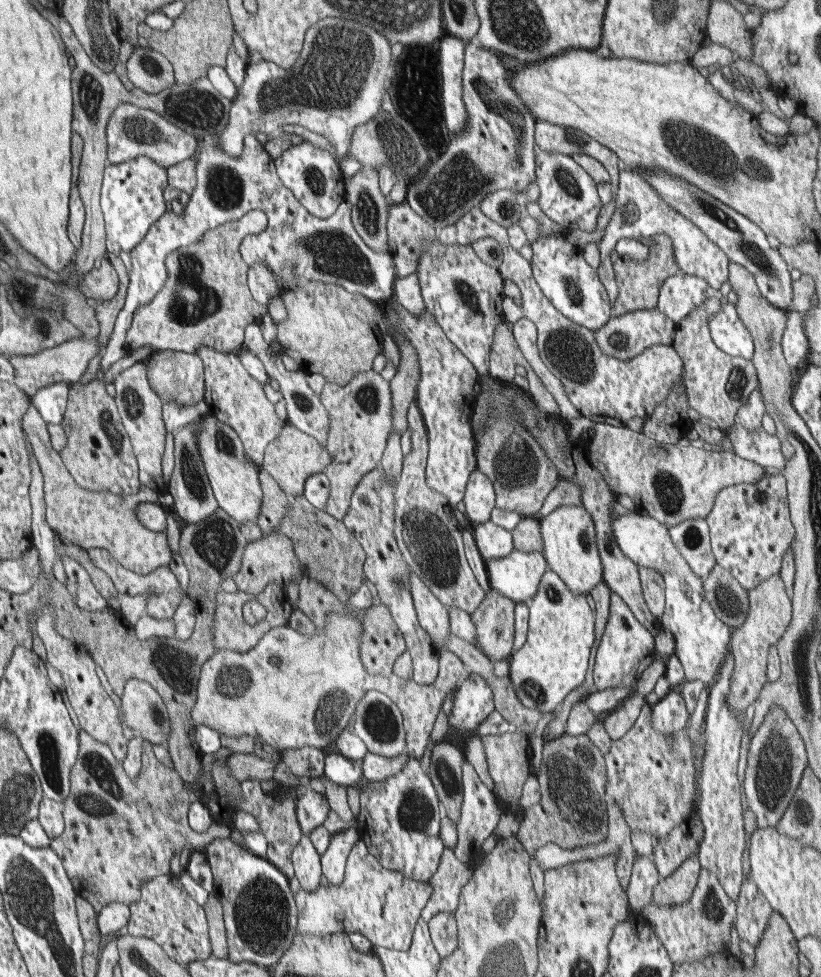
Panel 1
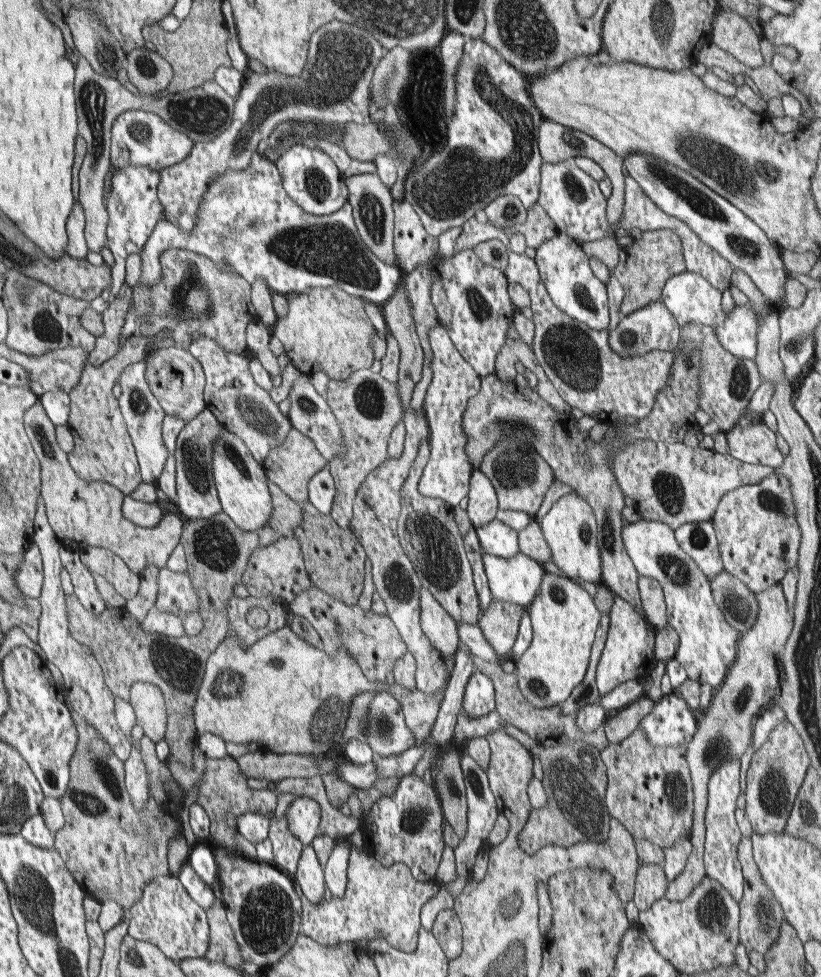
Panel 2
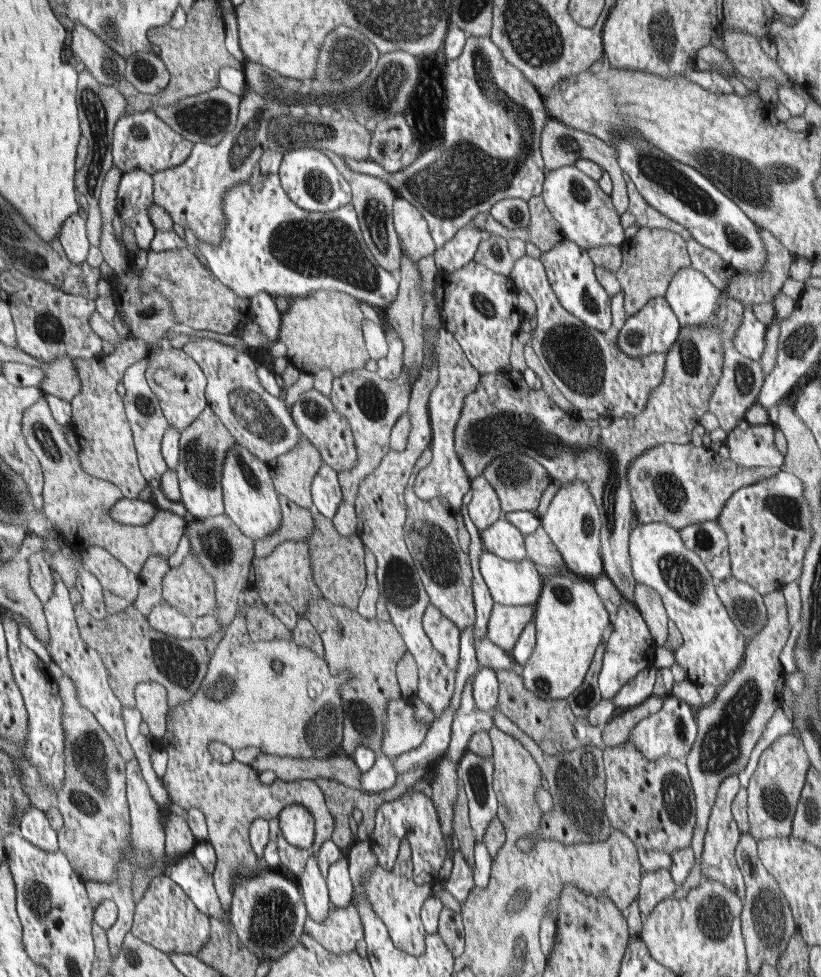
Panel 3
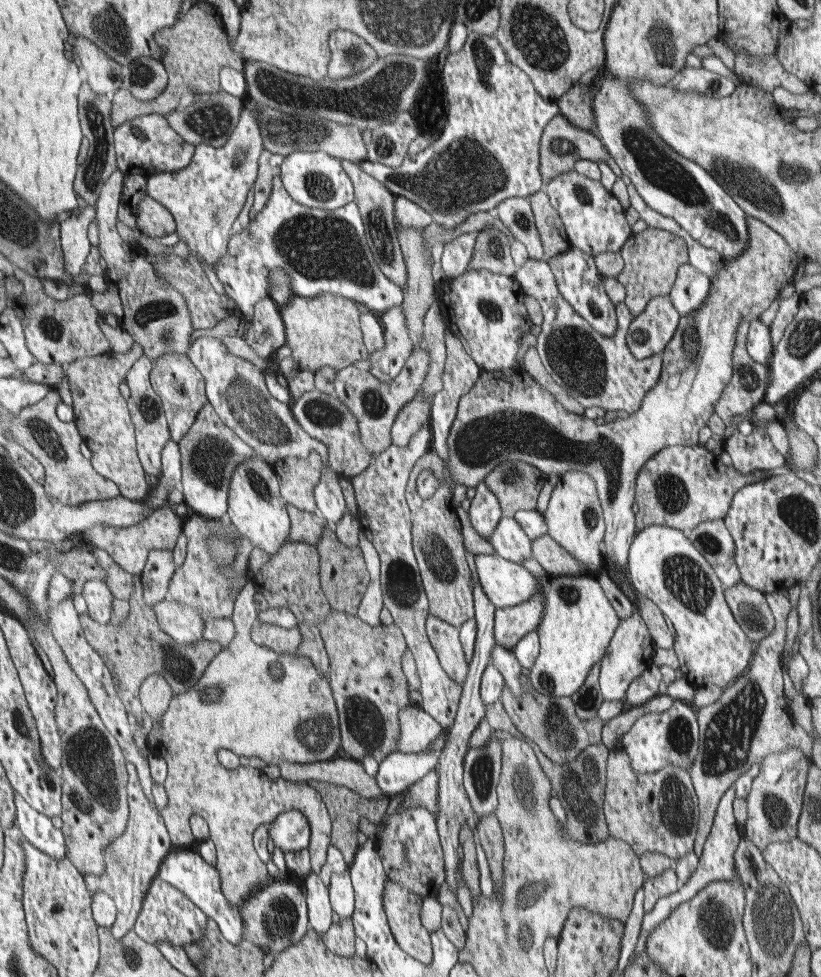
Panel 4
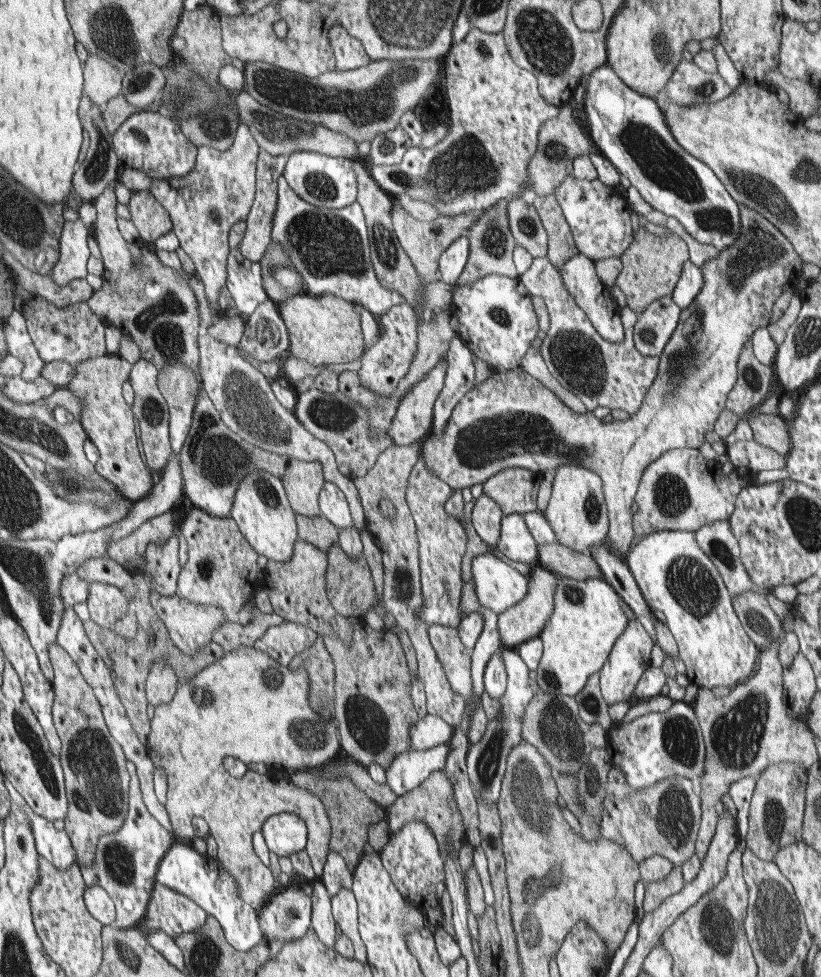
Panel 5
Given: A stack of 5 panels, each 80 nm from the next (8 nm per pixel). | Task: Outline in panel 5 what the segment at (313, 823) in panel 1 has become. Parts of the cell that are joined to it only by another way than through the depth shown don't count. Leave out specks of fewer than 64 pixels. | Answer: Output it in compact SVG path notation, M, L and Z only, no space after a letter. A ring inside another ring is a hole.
M288 812L266 818L260 831L269 851L274 852L278 857L290 857L295 852L304 850L309 841L304 820L297 814Z

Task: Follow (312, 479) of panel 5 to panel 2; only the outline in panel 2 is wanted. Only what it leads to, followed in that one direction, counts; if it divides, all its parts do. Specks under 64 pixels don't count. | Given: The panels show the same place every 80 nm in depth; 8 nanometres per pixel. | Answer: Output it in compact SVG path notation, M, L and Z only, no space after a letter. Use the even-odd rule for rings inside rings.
M294 427L291 428L286 440L280 446L273 448L262 463L267 478L276 484L278 488L281 488L284 494L287 494L299 504L309 501L309 479L319 470L328 466L327 460L320 454L314 441Z

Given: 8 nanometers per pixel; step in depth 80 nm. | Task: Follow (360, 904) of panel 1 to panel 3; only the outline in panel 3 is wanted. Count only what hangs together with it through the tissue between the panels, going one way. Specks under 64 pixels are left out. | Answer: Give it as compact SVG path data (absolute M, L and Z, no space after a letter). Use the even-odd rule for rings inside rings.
M402 840L394 868L386 870L377 865L373 870L367 870L363 874L363 883L370 904L387 926L387 931L394 946L408 954L422 956L425 952L427 932L421 921L421 908L426 898L432 897L441 889L441 884L416 884L409 875L412 868L412 851L409 842L408 840ZM355 892L346 908L336 907L322 922L314 922L308 914L305 932L336 954L348 954L355 950L357 943L363 940Z

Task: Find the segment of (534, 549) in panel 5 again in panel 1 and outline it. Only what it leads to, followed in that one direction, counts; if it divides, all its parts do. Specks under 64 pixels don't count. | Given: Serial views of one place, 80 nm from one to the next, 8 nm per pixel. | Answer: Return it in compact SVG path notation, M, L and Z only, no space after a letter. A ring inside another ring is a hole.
M492 521L472 525L471 529L484 562L506 557L514 549L511 531L495 525Z

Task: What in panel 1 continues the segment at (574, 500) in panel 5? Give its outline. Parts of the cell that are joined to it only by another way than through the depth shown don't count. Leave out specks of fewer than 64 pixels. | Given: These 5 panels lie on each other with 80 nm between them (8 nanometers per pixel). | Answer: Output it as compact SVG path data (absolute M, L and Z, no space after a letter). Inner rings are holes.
M562 505L539 521L543 538L543 555L548 570L564 581L572 594L590 597L594 586L603 580L603 567L597 547L593 516L582 505Z

